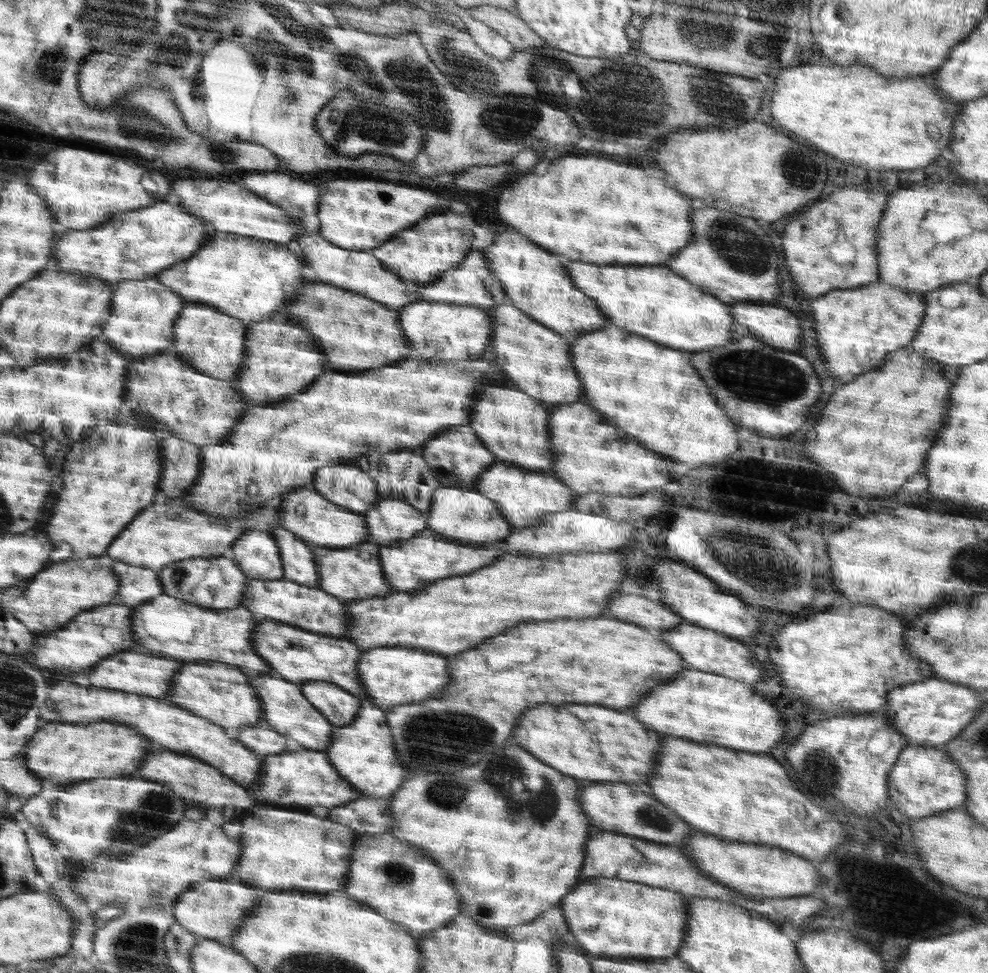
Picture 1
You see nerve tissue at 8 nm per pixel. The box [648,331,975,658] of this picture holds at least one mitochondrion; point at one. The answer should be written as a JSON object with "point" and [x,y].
{"point":[747,375]}

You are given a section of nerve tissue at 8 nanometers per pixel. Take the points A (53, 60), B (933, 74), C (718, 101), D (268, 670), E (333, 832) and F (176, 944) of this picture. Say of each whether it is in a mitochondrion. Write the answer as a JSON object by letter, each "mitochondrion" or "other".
{"A":"mitochondrion","B":"other","C":"mitochondrion","D":"other","E":"other","F":"mitochondrion"}

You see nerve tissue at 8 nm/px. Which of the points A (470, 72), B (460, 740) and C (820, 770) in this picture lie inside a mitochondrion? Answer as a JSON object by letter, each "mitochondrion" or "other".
{"A":"mitochondrion","B":"mitochondrion","C":"mitochondrion"}

